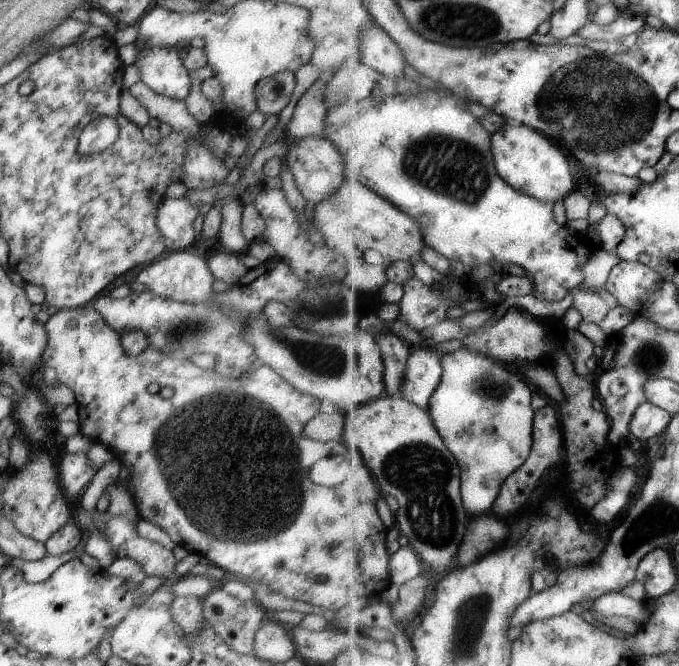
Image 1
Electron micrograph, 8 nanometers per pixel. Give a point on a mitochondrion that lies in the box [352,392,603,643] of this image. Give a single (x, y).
(430, 514)

